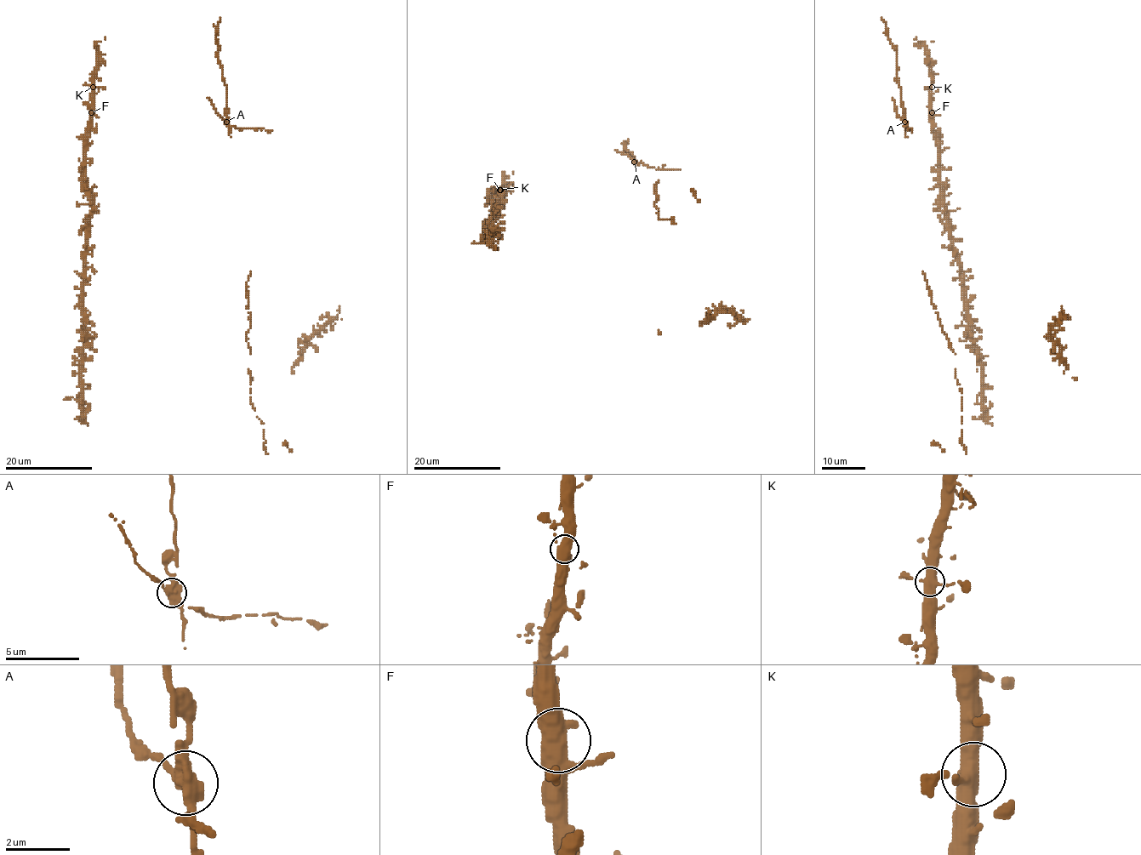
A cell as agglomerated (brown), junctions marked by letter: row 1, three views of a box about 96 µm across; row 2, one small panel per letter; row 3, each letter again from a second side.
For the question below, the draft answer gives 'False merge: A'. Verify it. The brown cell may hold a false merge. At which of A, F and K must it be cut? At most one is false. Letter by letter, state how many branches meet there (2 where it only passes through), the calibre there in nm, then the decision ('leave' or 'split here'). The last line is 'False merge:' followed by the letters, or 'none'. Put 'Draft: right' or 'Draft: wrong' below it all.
A: 4 branches meet; 440 nm thick; split here
F: 3 branches meet; 460 nm thick; leave
K: 4 branches meet; 400 nm thick; leave
False merge: A
Draft: right

